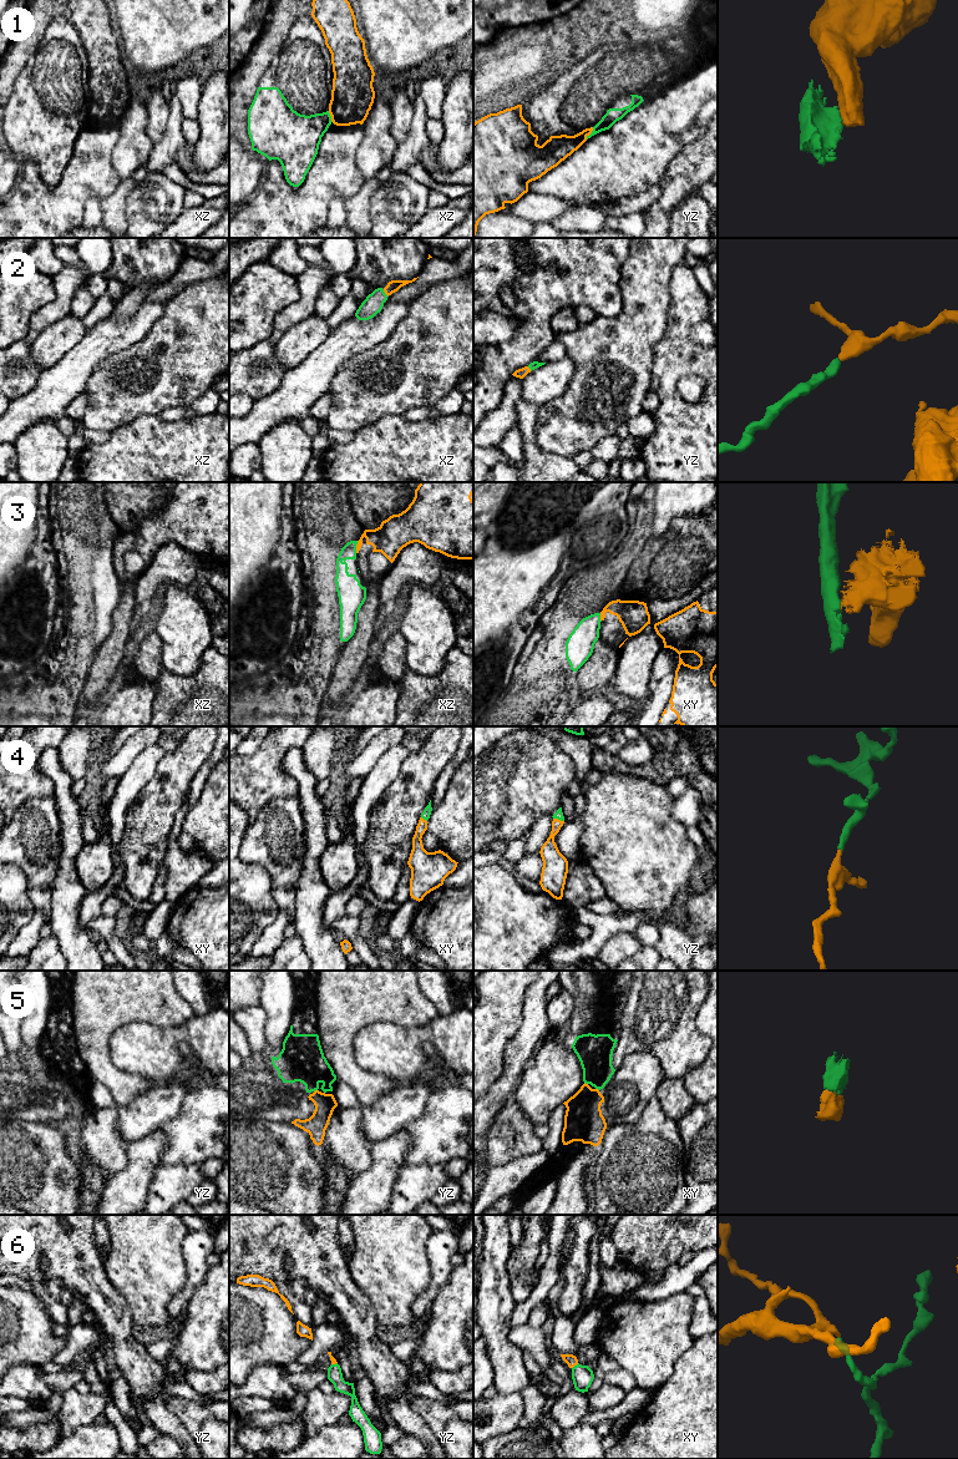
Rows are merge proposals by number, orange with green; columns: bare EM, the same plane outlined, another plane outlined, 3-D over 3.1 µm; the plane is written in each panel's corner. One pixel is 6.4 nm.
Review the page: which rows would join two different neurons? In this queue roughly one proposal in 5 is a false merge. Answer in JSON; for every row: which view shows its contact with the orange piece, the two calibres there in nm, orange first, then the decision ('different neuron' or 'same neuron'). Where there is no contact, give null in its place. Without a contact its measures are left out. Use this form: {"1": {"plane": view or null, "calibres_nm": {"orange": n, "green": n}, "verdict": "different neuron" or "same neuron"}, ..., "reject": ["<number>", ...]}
{"1": {"plane": "yz", "calibres_nm": {"orange": 170, "green": 90}, "verdict": "different neuron"}, "2": {"plane": "xz", "calibres_nm": {"orange": 80, "green": 120}, "verdict": "same neuron"}, "3": {"plane": "xz", "calibres_nm": {"orange": 200, "green": 140}, "verdict": "different neuron"}, "4": {"plane": "yz", "calibres_nm": {"orange": 130, "green": 50}, "verdict": "same neuron"}, "5": {"plane": "yz", "calibres_nm": {"orange": 140, "green": 280}, "verdict": "same neuron"}, "6": {"plane": "xy", "calibres_nm": {"orange": 70, "green": 140}, "verdict": "same neuron"}, "reject": ["1", "3"]}

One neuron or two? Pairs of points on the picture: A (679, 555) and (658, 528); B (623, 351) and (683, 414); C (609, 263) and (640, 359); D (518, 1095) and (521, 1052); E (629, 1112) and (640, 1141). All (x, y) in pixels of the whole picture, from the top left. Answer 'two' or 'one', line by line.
A: two
B: two
C: two
D: two
E: two

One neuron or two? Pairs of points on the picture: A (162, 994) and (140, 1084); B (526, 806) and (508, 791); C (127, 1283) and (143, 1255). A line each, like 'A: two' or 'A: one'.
A: one
B: one
C: one

